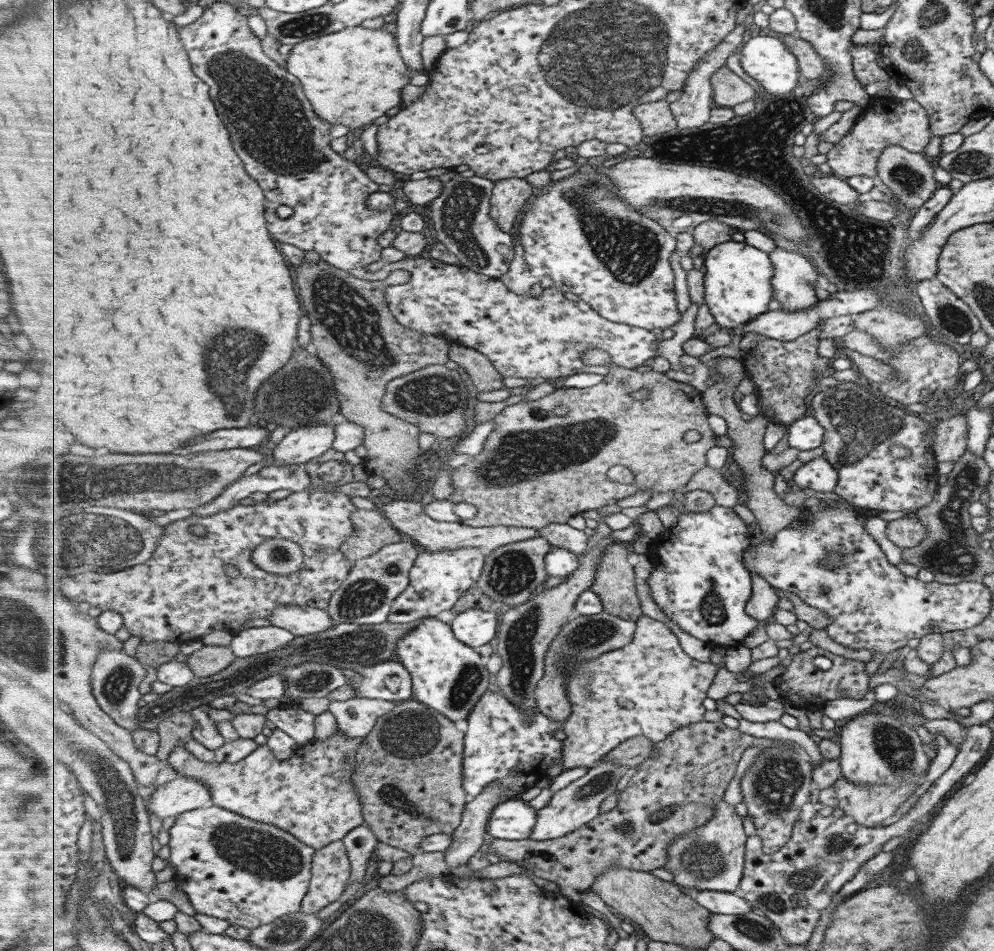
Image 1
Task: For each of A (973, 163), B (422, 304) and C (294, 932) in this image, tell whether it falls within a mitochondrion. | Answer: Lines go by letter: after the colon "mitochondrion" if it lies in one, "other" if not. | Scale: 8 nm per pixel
A: mitochondrion
B: other
C: mitochondrion

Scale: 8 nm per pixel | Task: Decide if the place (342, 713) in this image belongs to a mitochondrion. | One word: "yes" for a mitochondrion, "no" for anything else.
no

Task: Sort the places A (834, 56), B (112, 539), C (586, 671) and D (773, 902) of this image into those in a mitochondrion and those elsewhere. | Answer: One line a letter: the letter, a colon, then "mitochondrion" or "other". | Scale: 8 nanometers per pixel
A: other
B: mitochondrion
C: mitochondrion
D: mitochondrion

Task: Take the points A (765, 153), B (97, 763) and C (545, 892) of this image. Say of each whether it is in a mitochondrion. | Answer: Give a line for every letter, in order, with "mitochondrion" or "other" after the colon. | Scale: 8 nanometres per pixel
A: mitochondrion
B: mitochondrion
C: other

